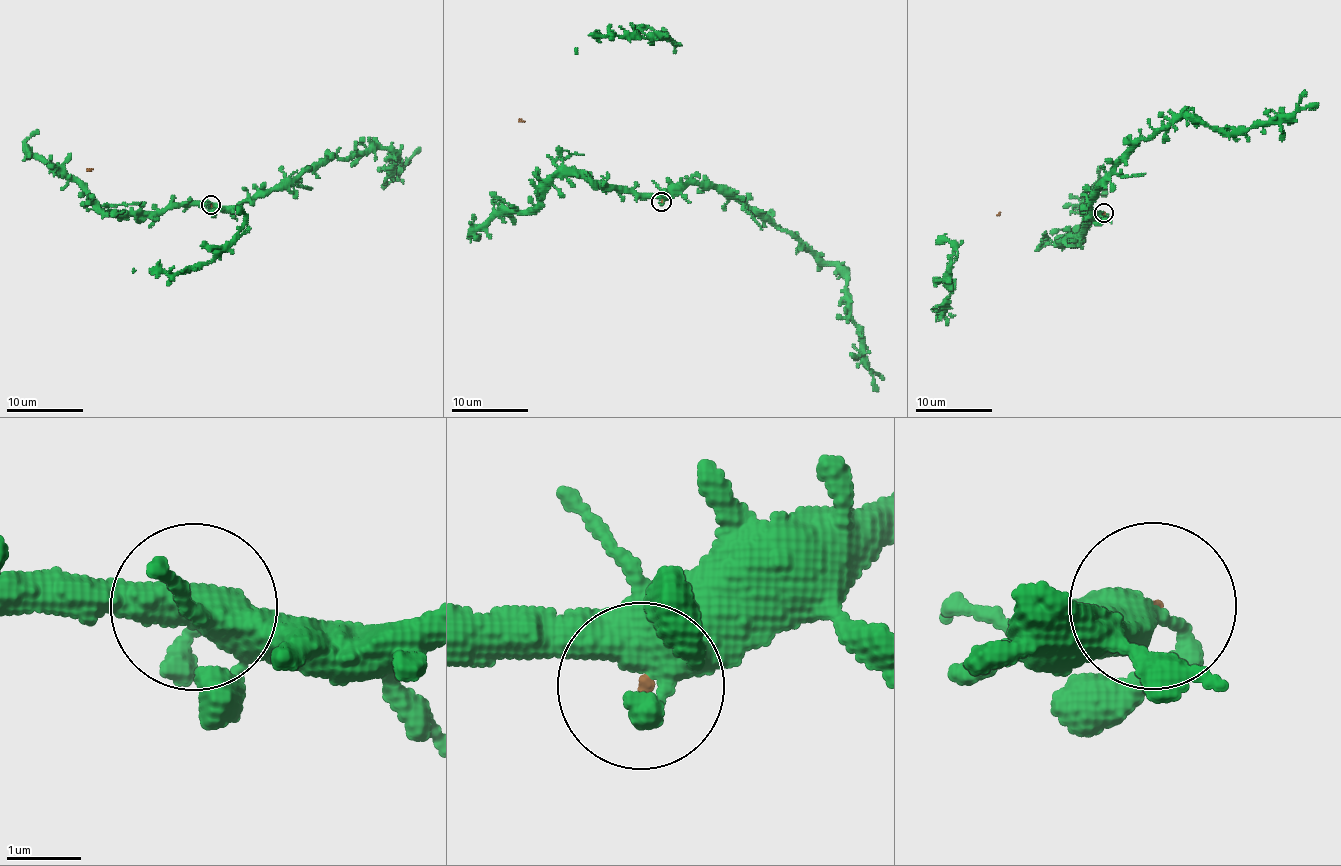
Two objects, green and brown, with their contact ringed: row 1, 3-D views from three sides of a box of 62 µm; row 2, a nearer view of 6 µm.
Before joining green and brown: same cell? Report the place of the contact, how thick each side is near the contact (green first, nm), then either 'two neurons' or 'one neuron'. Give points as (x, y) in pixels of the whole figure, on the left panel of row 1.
(210, 205) | 420/50 nm | two neurons

